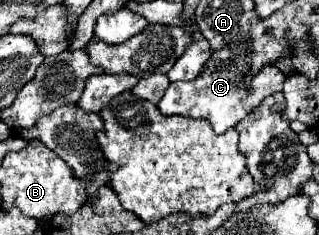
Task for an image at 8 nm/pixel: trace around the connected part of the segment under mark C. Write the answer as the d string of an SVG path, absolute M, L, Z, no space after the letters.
M231 49L217 51L201 71L201 75L193 81L171 83L165 91L163 99L159 101L159 109L167 115L183 115L195 119L207 119L217 133L235 127L247 113L251 113L265 97L283 89L285 75L277 67L263 67L261 73L251 81L251 87L243 87L241 77L245 73L245 59L247 55L235 55Z

